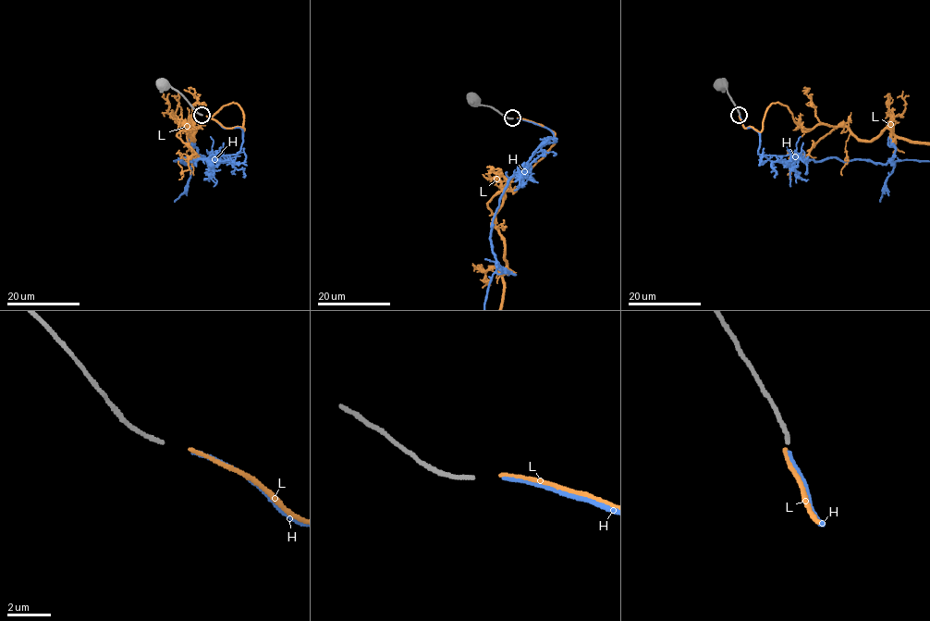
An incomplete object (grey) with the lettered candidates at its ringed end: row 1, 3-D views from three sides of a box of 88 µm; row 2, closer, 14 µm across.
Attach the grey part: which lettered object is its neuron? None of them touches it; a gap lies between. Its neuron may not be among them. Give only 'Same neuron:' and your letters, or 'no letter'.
Same neuron: L

